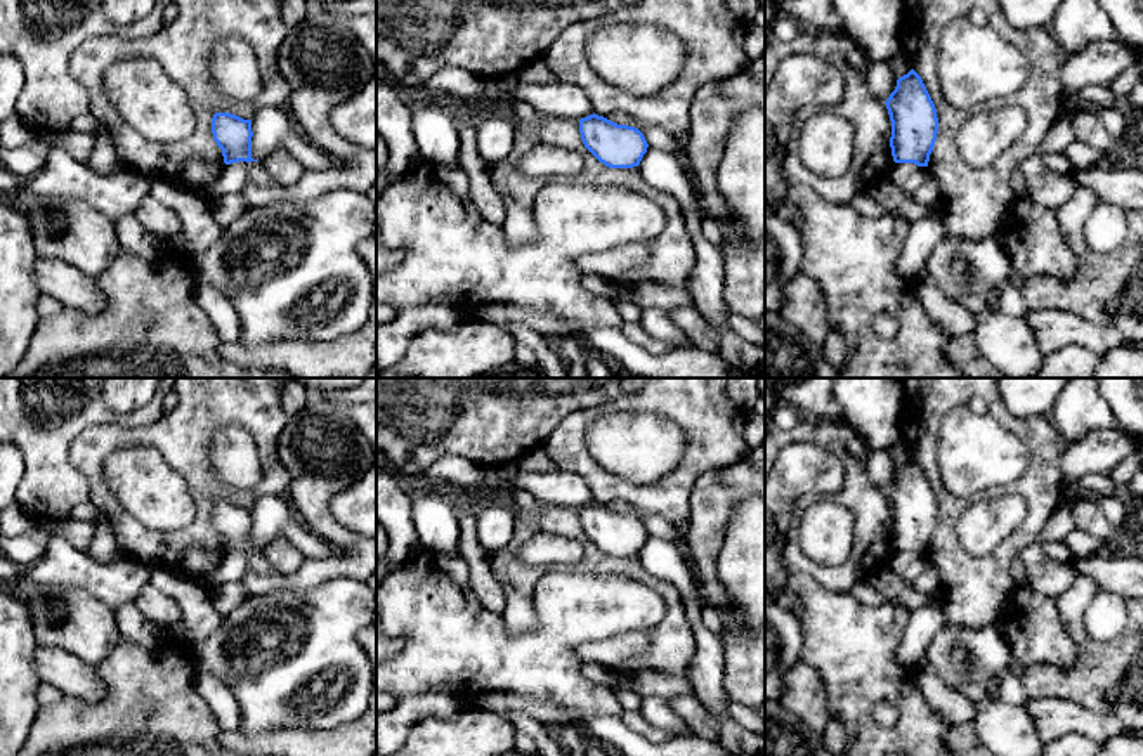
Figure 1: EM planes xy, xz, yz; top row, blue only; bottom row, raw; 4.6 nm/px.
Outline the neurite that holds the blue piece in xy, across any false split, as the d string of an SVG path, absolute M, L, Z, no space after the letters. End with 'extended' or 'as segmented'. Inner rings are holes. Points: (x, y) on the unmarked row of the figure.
M215 501L212 506L212 522L222 538L224 551L248 551L248 570L258 574L278 574L267 560L265 550L251 546L251 508L243 508L231 501Z | extended

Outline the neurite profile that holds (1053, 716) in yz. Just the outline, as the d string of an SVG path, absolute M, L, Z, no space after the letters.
M1030 699L1025 706L1042 742L1079 733L1101 746L1124 732L1122 721L1110 713L1096 713L1068 699Z

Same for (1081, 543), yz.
M1074 529L1067 536L1065 543L1068 544L1072 555L1077 558L1084 558L1100 551L1107 551L1100 541L1096 541L1091 534L1081 529Z

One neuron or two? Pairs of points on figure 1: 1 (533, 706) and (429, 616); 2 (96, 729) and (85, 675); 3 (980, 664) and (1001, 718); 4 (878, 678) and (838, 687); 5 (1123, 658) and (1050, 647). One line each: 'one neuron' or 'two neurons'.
1: two neurons
2: two neurons
3: one neuron
4: one neuron
5: two neurons

